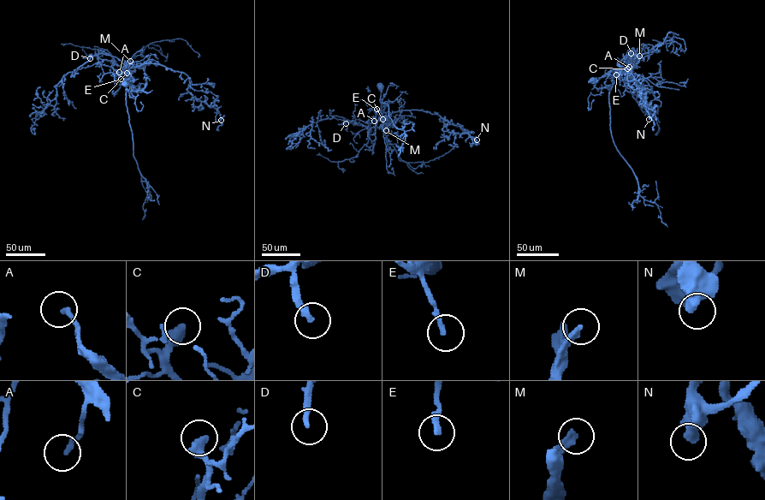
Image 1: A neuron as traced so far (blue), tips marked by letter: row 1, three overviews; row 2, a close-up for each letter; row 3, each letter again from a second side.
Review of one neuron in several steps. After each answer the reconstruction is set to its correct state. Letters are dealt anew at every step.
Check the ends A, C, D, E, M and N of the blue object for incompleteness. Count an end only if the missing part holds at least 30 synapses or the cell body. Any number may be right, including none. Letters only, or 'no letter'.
C, E, M

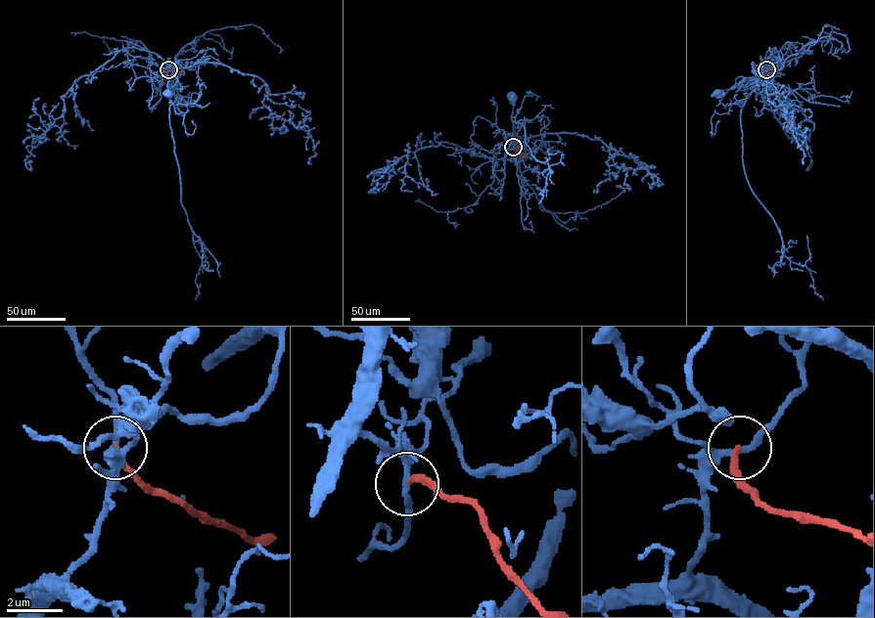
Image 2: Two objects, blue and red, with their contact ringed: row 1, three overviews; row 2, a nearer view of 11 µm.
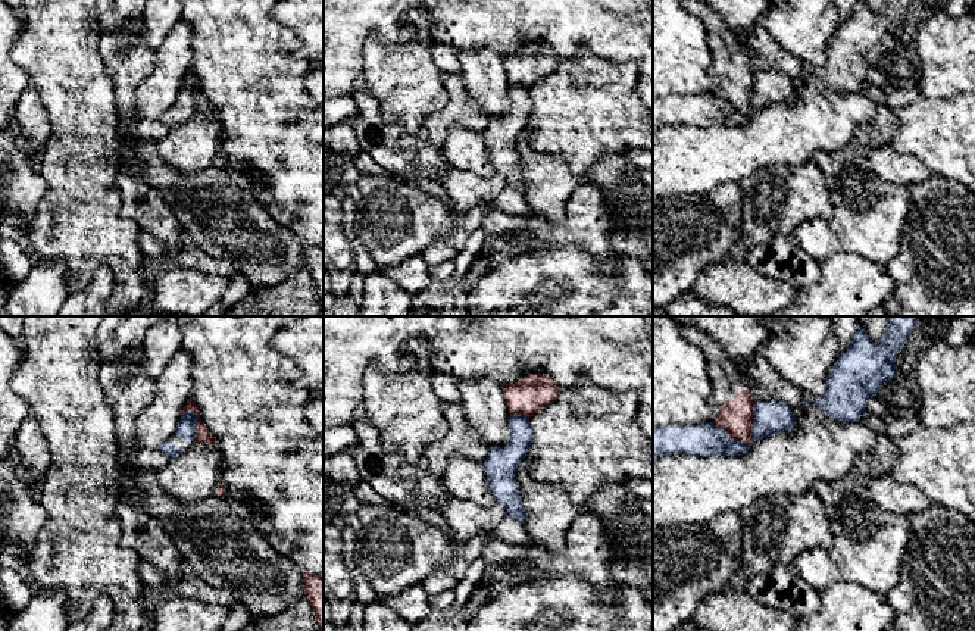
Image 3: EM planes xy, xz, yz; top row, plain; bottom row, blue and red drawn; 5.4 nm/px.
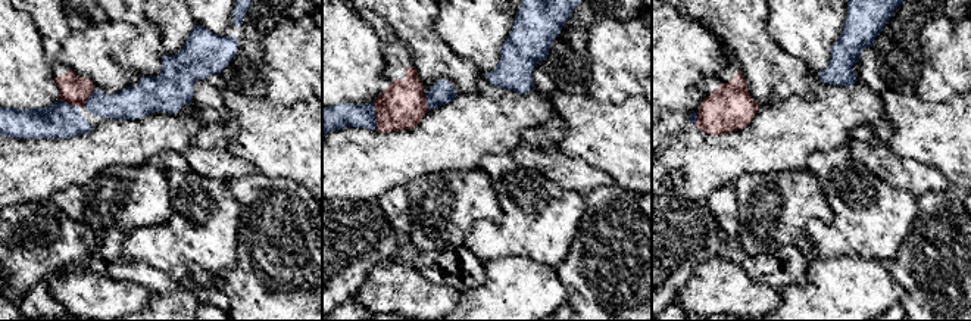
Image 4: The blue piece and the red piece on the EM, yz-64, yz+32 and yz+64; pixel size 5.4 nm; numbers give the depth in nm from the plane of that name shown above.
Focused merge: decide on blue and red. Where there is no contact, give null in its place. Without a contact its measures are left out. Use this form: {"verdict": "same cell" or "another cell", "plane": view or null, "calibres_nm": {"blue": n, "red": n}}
{"verdict": "another cell", "plane": "xy", "calibres_nm": {"blue": 110, "red": 90}}

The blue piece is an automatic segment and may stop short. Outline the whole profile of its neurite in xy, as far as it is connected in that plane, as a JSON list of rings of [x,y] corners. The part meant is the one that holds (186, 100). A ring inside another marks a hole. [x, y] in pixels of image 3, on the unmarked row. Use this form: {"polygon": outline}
{"polygon": [[[185,82],[179,90],[175,104],[159,118],[168,131],[178,128],[191,113],[194,113],[196,91],[196,82]]]}

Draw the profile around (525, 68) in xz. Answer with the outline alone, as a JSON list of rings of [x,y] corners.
[[[529,44],[515,54],[506,54],[503,62],[509,84],[529,90],[540,79],[553,74],[562,60],[549,46]]]

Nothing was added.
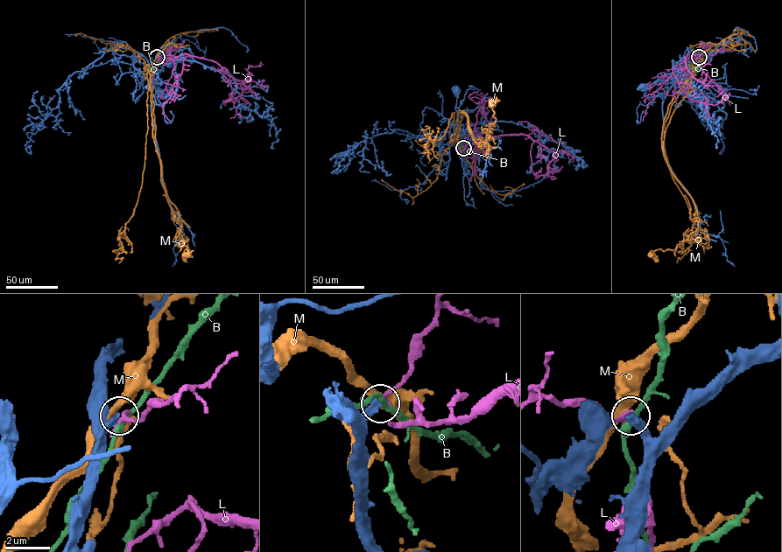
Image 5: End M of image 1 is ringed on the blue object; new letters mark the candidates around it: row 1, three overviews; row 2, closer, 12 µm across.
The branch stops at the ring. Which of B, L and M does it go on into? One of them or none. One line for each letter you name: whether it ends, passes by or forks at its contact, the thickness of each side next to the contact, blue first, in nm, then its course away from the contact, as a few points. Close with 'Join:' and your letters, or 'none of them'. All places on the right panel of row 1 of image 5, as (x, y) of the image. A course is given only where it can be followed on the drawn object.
Join: none of them

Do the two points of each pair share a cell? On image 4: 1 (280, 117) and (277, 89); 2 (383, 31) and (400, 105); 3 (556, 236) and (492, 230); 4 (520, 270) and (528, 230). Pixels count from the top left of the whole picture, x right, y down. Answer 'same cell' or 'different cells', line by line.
1: different cells
2: same cell
3: same cell
4: different cells

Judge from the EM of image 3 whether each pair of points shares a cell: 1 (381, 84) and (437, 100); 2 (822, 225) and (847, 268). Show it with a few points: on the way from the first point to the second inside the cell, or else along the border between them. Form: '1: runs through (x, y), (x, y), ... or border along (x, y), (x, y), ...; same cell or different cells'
1: runs through (394, 84), (408, 84), (424, 93); same cell
2: border along (872, 261), (856, 253), (836, 252), (818, 262); different cells

